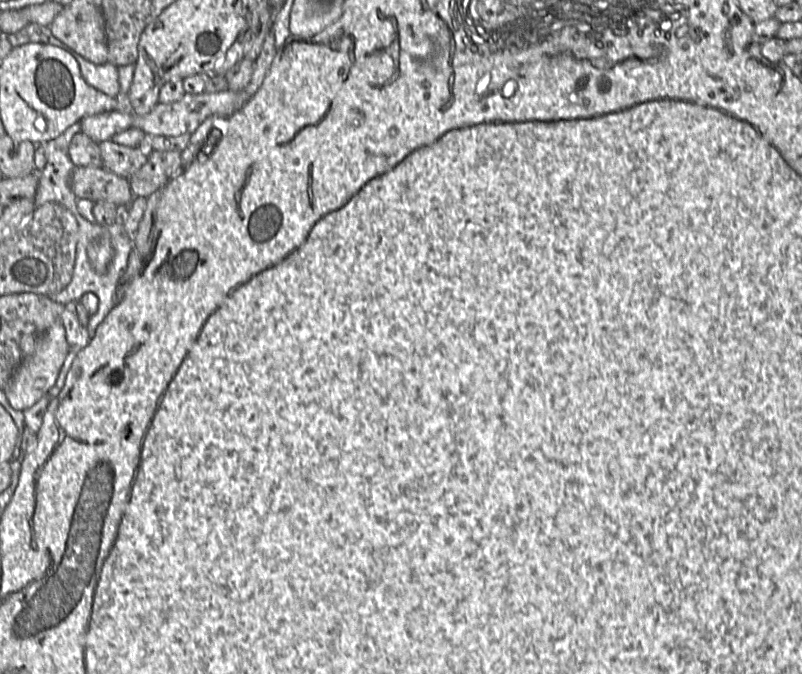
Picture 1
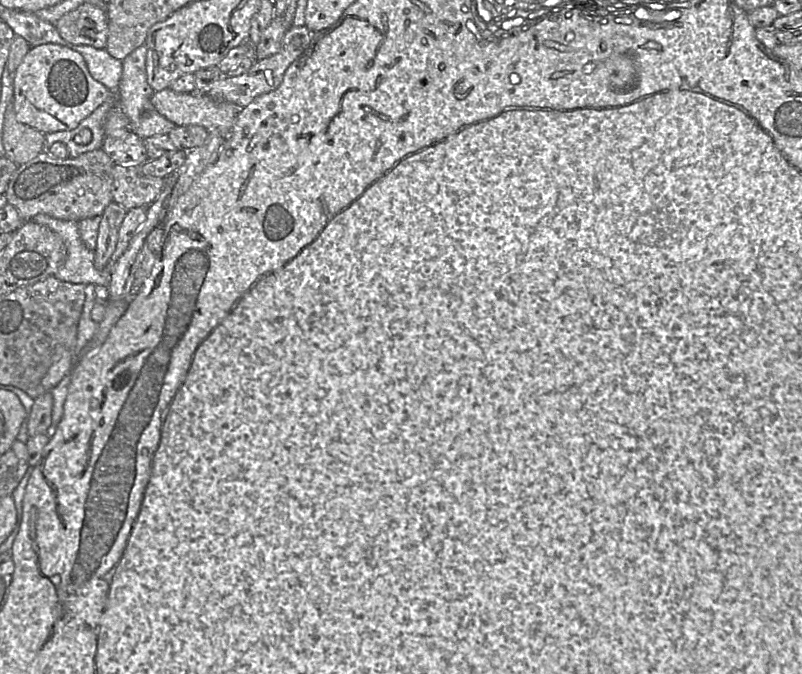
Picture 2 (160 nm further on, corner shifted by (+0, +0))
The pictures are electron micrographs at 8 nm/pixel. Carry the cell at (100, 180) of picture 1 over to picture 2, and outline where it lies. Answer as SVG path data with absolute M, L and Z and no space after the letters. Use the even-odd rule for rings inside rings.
M115 164L113 168L113 202L127 211L147 208L164 187L164 178L143 175L139 167Z

